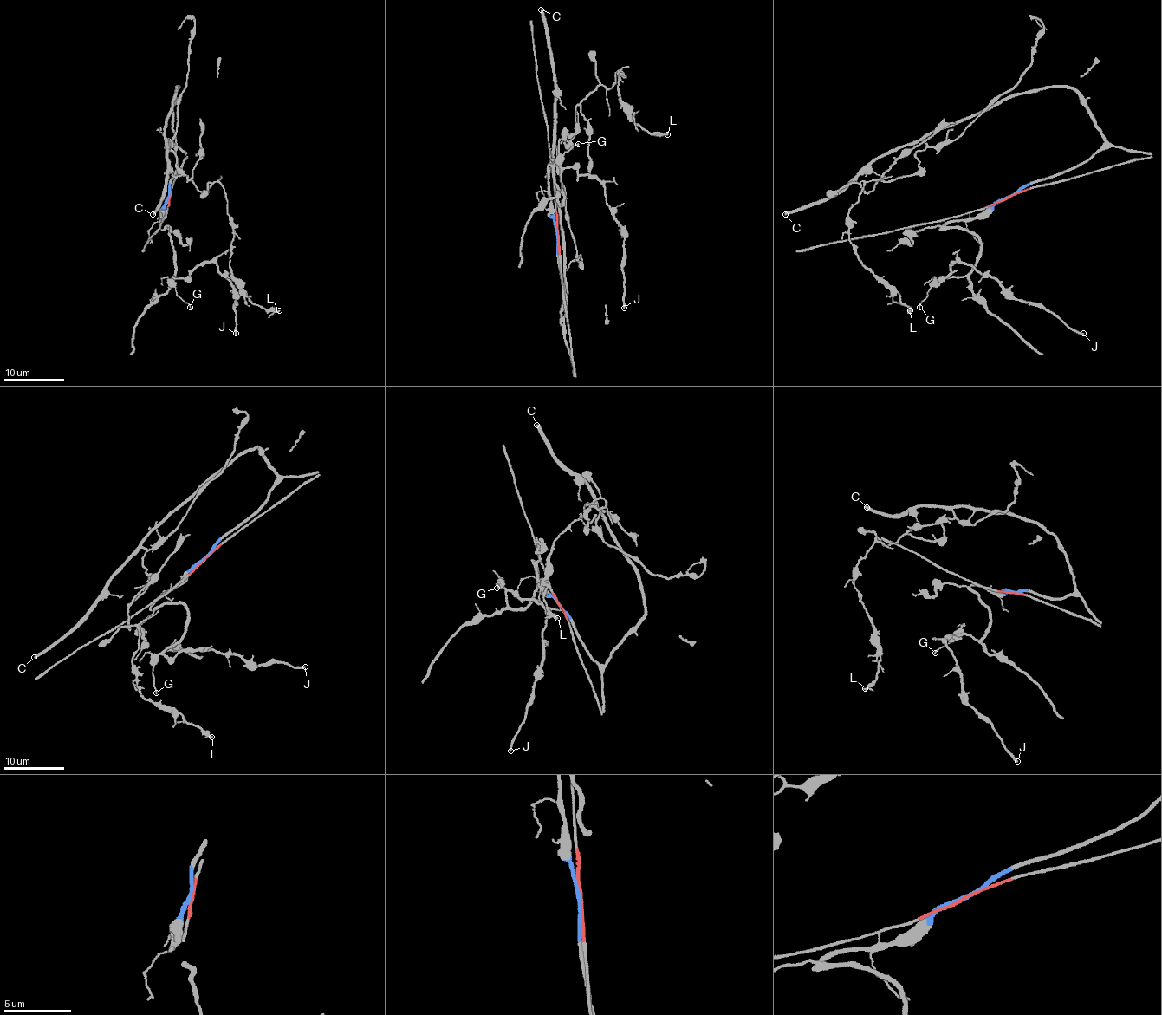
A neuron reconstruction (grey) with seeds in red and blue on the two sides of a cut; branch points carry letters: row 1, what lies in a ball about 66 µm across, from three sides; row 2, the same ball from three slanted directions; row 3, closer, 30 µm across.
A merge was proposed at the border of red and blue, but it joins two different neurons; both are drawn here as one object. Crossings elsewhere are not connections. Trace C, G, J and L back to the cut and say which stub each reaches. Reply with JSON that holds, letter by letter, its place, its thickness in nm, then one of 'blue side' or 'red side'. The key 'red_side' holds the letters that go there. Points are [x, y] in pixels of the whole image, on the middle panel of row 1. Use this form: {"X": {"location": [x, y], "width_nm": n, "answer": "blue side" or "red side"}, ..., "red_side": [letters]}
{"C": {"location": [541, 9], "width_nm": 360, "answer": "blue side"}, "G": {"location": [578, 144], "width_nm": 110, "answer": "blue side"}, "J": {"location": [624, 308], "width_nm": 240, "answer": "blue side"}, "L": {"location": [667, 134], "width_nm": 170, "answer": "blue side"}, "red_side": []}

